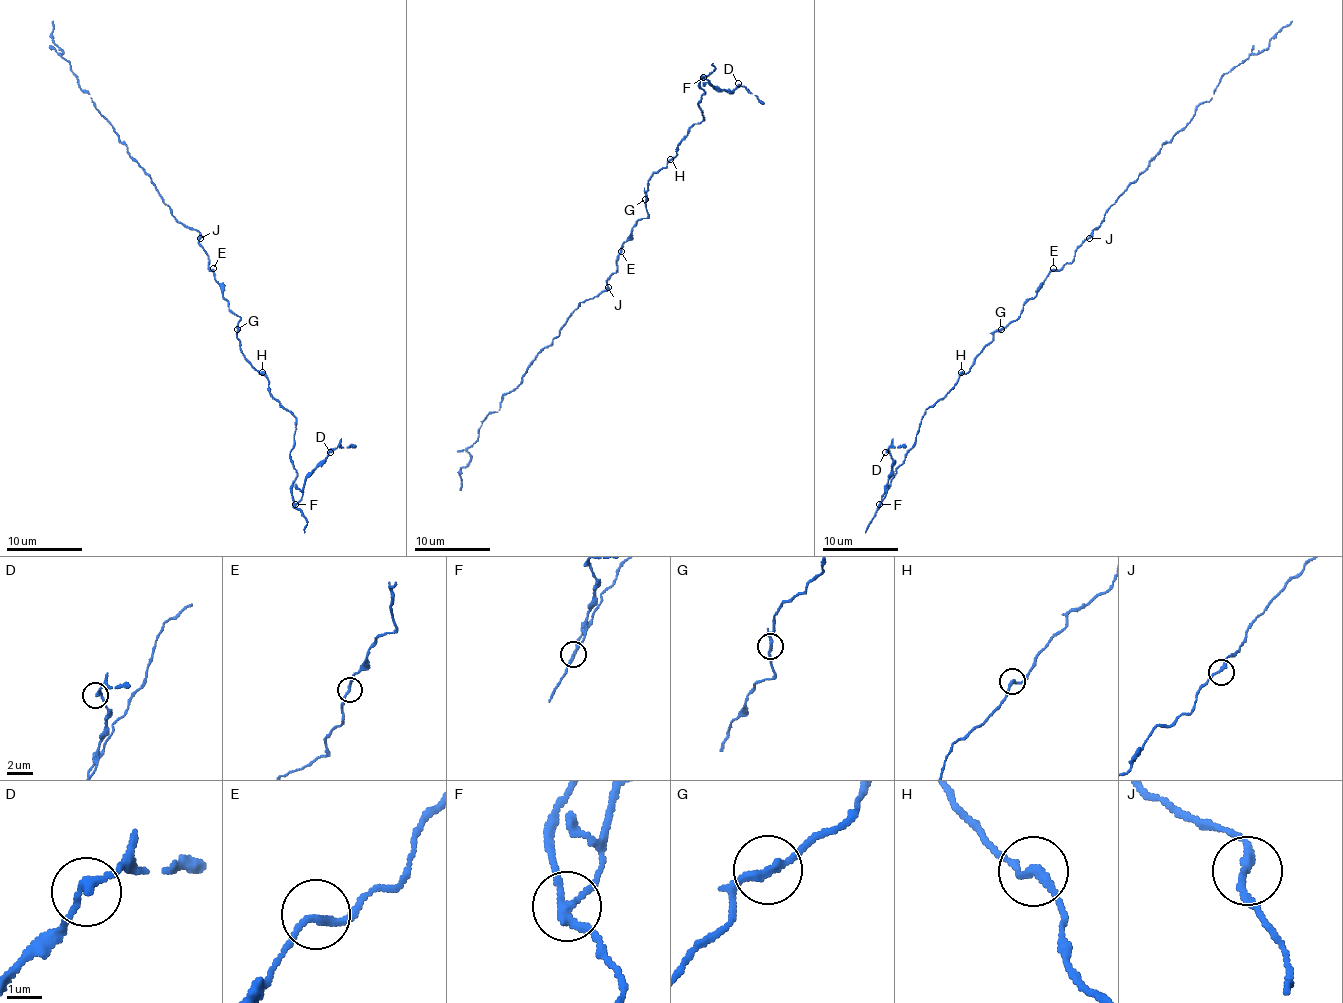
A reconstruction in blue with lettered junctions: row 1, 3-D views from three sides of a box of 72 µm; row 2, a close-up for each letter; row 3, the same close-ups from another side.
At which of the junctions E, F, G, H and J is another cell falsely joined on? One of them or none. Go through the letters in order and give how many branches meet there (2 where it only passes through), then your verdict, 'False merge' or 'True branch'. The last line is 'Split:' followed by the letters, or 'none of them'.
E: Branches: 2. True branch
F: Branches: 3. False merge
G: Branches: 2. True branch
H: Branches: 2. True branch
J: Branches: 2. True branch
Split: F

